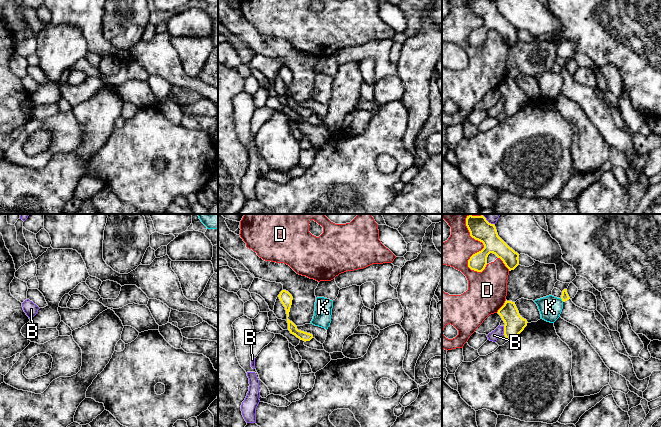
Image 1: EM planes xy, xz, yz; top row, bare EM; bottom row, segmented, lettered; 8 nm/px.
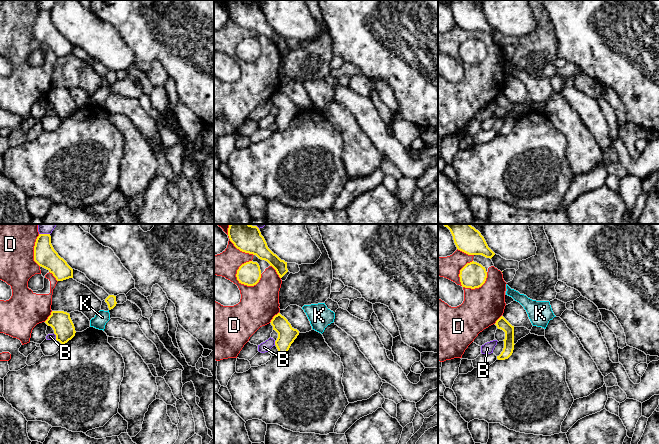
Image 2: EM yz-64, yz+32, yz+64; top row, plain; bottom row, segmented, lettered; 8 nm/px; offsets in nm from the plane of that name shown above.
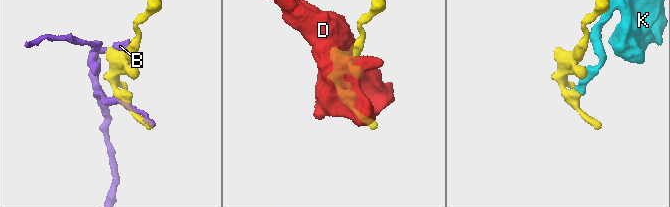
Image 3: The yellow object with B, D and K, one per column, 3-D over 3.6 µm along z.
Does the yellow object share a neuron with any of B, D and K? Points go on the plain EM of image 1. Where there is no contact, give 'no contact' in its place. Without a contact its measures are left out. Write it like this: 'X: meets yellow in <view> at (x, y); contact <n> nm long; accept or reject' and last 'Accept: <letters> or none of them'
B: meets yellow in yz at (504, 106); contact 60 nm long; reject
D: meets yellow in yz at (479, 27); contact 420 nm long; reject
K: meets yellow in yz at (562, 76); contact 40 nm long; reject
Accept: none of them

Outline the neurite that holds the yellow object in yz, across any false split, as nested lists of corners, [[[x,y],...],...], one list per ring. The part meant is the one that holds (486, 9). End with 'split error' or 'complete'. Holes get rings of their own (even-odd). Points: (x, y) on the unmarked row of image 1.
[[[466,0],[470,12],[483,19],[484,24],[468,36],[471,46],[482,48],[487,41],[490,29],[500,34],[509,47],[519,41],[519,30],[510,24],[499,12],[494,0]]]; complete

